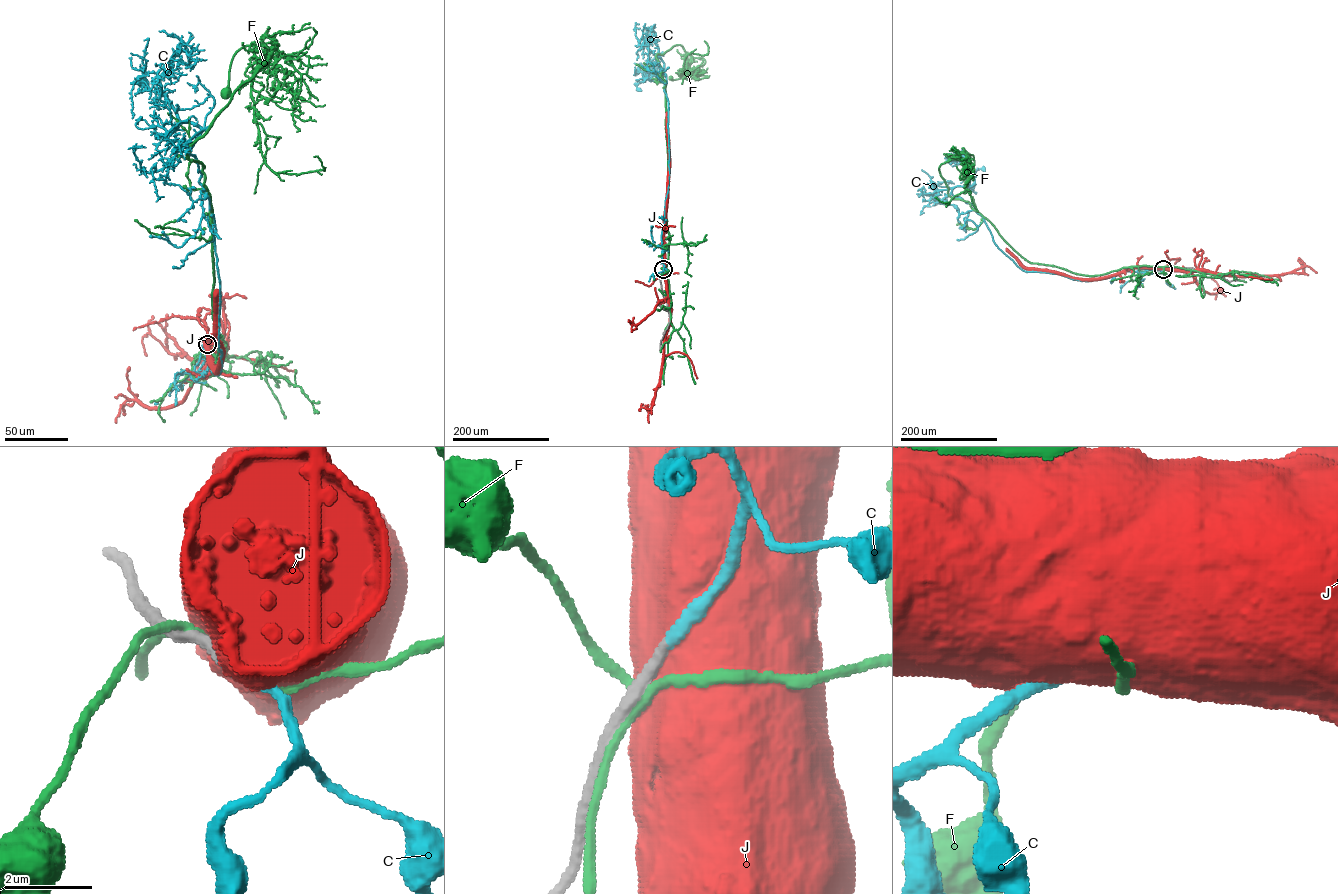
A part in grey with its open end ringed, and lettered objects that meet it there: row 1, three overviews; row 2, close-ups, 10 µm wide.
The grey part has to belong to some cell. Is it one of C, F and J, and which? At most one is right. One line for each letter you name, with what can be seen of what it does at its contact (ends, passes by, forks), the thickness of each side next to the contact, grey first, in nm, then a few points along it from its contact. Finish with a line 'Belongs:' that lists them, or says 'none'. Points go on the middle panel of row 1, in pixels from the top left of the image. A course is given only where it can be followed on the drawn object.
C: it ends there; 280 nm thick on the grey side, 200 nm on the other; it runs (663, 270), (668, 102), (659, 57), (661, 77), (635, 83), (638, 90)
Belongs: C

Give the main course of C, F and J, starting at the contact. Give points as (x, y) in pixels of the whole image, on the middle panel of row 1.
C: (663, 270), (668, 102), (659, 57), (661, 77), (635, 83), (638, 90)
F: (663, 270), (669, 247), (668, 158), (665, 85), (656, 55), (680, 45), (689, 72), (679, 78), (670, 77)
J: (663, 270), (668, 174), (666, 112)

